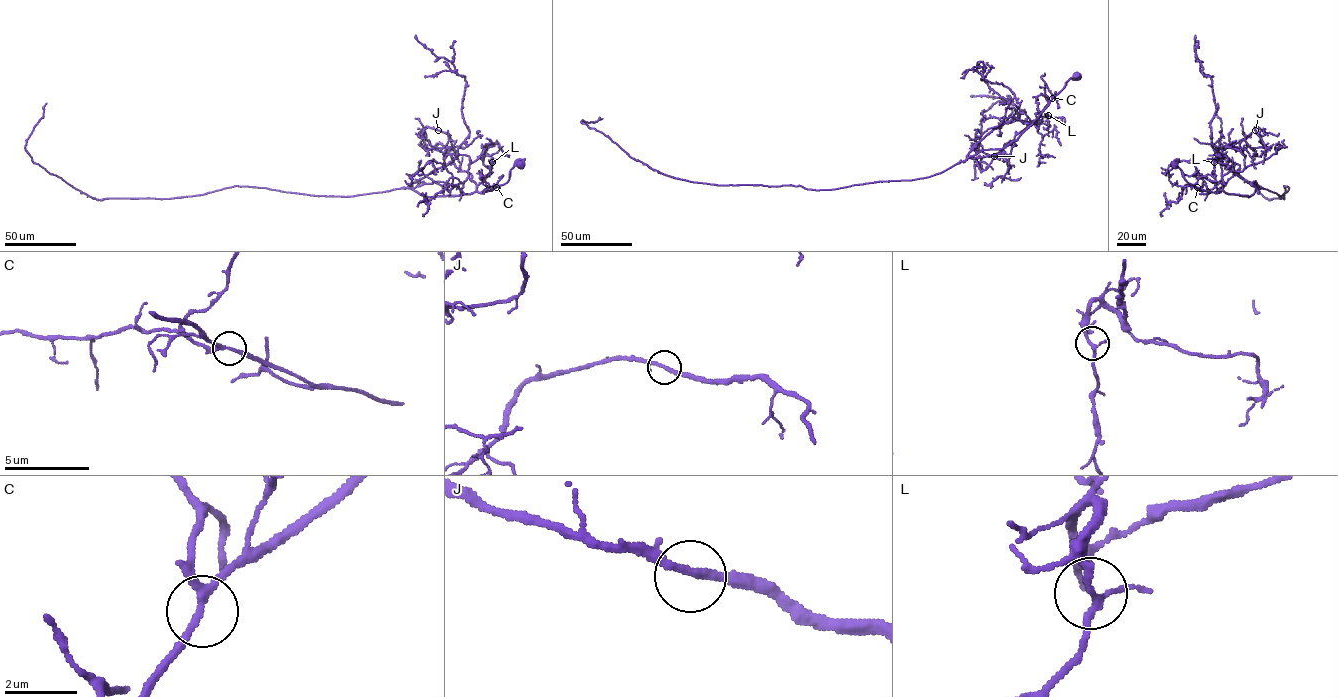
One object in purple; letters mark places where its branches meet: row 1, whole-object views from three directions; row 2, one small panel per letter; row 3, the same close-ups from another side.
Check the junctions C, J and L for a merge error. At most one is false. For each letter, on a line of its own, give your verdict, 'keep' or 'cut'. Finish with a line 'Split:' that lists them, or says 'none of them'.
C: keep
J: keep
L: keep
Split: none of them

